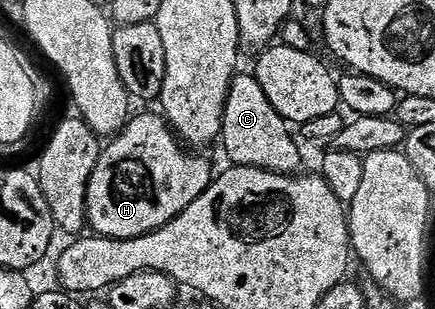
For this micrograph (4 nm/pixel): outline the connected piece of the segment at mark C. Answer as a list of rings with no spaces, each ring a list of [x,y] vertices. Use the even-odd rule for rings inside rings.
[[[236,73],[225,100],[221,143],[231,166],[261,168],[274,174],[298,175],[303,166],[300,143],[291,135],[292,127],[269,104],[269,96],[261,89],[254,73]],[[299,145],[299,146],[298,146]]]

